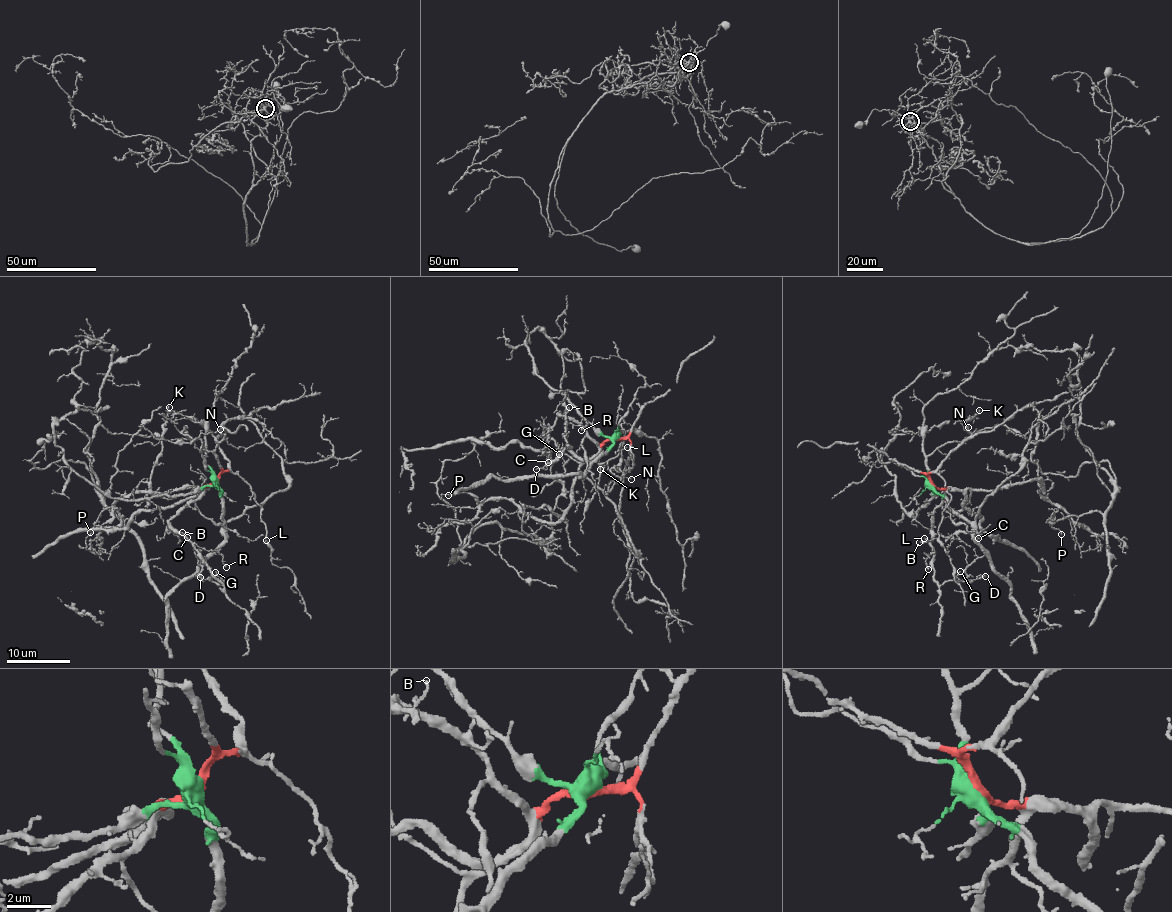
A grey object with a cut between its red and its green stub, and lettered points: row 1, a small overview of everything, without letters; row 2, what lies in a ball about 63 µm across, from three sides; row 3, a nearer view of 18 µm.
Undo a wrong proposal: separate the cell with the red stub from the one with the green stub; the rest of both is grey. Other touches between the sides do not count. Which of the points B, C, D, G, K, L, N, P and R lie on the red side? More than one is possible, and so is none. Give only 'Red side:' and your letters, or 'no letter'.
Red side: B, C, D, G, K, L, N, P, R

